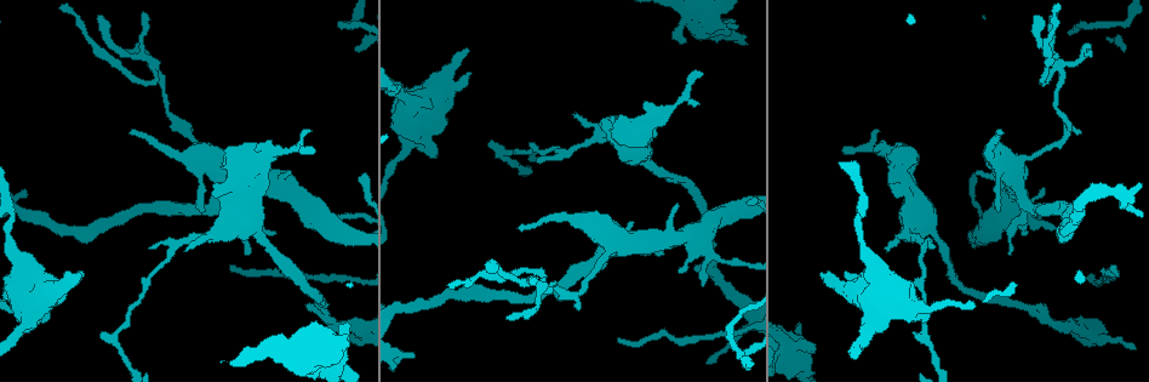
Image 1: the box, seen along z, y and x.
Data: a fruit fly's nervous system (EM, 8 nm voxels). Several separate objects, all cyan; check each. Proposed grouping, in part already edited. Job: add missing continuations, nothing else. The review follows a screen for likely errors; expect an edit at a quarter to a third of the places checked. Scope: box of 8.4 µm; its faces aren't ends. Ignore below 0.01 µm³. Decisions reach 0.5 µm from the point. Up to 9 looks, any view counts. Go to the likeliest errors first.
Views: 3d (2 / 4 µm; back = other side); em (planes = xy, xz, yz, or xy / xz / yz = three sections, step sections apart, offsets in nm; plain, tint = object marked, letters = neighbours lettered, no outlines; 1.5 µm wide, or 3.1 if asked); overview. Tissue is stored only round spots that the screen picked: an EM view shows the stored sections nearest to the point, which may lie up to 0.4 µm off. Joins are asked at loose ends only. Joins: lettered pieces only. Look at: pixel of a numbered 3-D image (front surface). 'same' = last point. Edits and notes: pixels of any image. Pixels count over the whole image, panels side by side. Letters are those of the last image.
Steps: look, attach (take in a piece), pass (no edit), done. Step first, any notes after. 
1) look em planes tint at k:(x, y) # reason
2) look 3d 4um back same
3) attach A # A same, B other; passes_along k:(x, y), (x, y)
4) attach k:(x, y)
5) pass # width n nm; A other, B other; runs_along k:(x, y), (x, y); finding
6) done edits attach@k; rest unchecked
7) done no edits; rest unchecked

look em yz step 4 letters at 1:(896, 197)

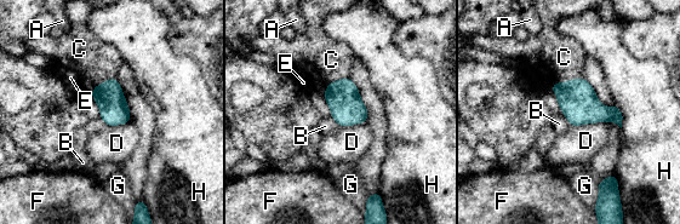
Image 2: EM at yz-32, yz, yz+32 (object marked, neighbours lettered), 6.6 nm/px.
attach C # A other, B other, C same, D other, E other, F other, G other, H other; it goes on there

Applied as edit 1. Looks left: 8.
look em yz step 8 letters at 1:(822, 277) # free end

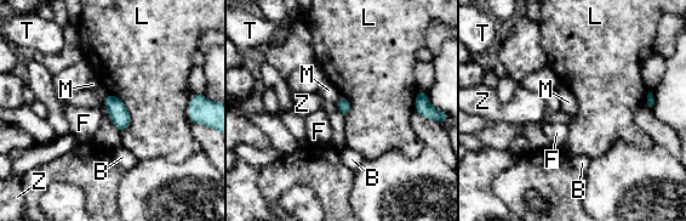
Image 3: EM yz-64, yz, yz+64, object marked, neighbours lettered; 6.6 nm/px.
pass # B other, F other, L other, M other, T other, Z other; border 3:(342, 96), (336, 105); none of them fits

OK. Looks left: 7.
look em planes letters at 1:(1115, 267) # free end

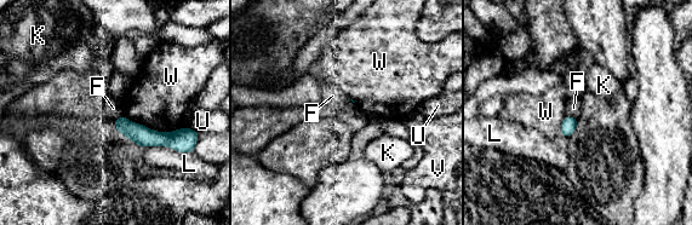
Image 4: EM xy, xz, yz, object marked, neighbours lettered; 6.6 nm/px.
pass # F other, K other, L other, U other, V other, W other; runs_along 4:(116, 123), (149, 138), (186, 136); none of them fits

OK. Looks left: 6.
look em planes letters at 1:(998, 207)

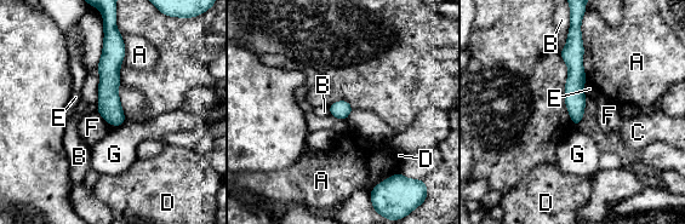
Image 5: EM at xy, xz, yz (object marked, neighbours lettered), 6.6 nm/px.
pass # longest_contact A 340 nm; A other, B other, C other, D other, E other, F other, G other; border 5:(97, 110), (107, 124); no lettered piece goes on from it

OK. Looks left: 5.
done edits attach@2; rest unchecked

